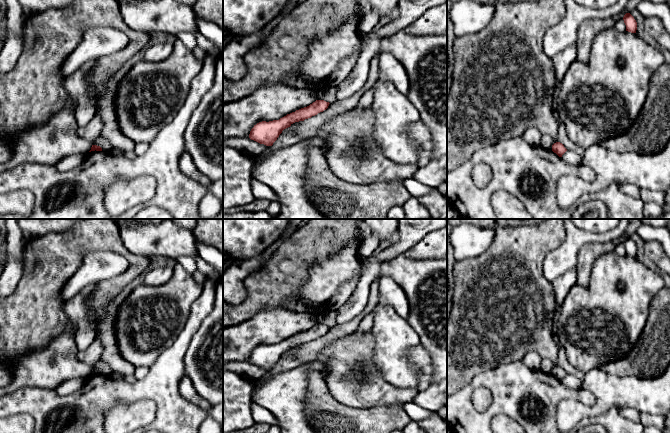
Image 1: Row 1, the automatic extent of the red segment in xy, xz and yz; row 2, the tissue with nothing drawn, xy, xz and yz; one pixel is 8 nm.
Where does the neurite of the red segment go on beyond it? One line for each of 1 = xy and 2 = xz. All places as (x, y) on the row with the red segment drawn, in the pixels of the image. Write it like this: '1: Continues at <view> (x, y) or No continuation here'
1: No continuation here
2: No continuation here

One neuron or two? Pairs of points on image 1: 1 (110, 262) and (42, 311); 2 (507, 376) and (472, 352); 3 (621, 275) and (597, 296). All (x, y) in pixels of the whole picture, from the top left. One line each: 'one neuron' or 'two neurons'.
1: two neurons
2: two neurons
3: one neuron

